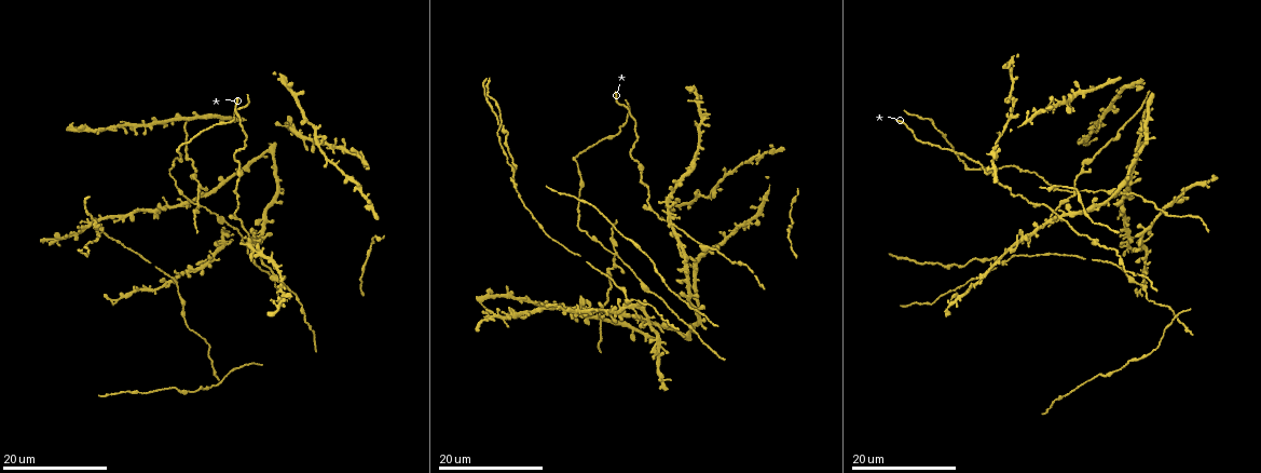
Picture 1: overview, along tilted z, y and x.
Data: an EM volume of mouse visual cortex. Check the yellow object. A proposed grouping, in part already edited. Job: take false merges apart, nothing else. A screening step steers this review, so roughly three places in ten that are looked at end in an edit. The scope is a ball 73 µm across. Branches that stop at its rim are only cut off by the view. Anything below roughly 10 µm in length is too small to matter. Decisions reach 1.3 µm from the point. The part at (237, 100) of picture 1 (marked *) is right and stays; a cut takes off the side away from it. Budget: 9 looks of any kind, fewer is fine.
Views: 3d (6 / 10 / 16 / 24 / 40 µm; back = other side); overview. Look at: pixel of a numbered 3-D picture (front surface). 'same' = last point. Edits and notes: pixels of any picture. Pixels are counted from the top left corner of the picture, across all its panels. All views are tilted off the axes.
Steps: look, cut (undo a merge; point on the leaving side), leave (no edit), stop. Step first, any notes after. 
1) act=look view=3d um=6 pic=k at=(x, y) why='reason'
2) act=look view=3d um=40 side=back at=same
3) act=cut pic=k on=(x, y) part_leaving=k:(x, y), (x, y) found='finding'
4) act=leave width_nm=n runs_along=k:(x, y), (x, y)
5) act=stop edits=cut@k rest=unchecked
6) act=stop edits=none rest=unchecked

act=look view=3d um=16 pic=1 at=(669, 222)

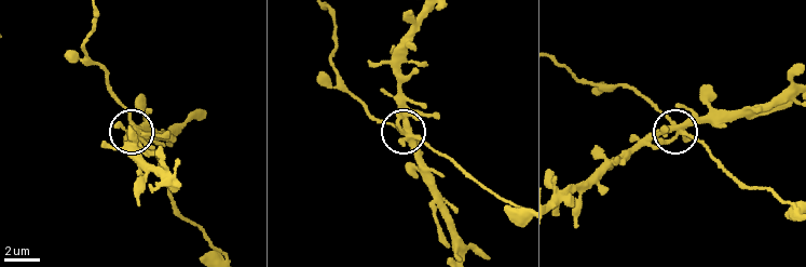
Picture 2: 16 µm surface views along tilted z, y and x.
act=look view=3d um=6 pic=2 at=(676, 138)

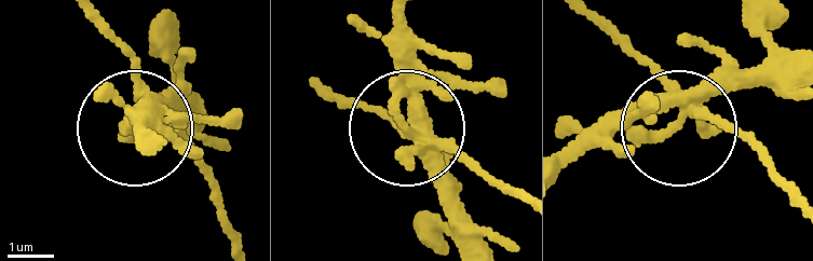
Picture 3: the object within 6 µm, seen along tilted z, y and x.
act=leave side_arm_um=34 runs_along=3:(580, 10), (685, 119), (648, 142), (571, 139) found='all the same neuron'

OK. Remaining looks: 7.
act=look view=3d um=24 pic=1 at=(98, 235) why='three arms meet'

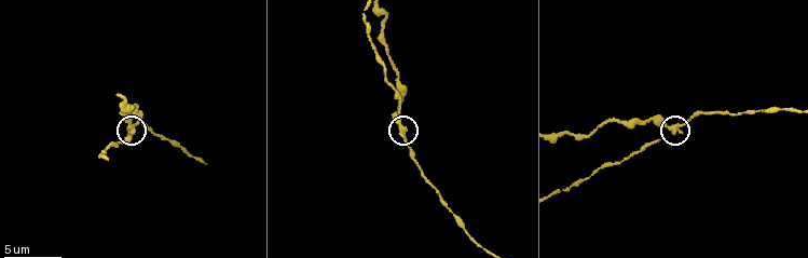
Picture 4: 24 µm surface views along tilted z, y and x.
act=look view=3d um=6 pic=4 at=(401, 129)

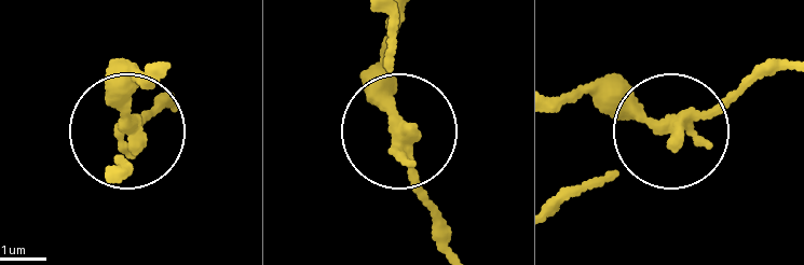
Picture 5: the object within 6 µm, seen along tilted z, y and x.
act=cut pic=5 on=(119, 70) arms=3 part_leaving=5:(672, 116), (560, 96) found='two neurons meet here'

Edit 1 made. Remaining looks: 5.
act=look view=3d um=16 pic=1 at=(1073, 190) why='four-way junction'

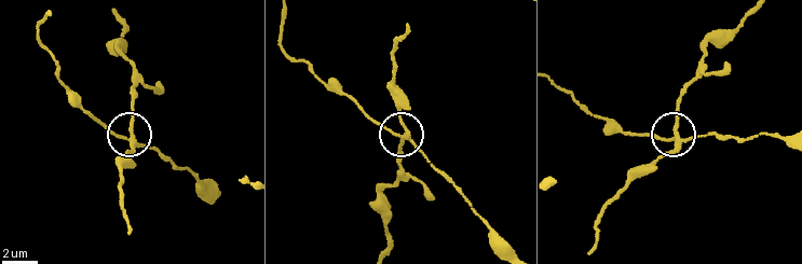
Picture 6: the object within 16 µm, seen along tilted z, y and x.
act=look view=3d um=10 pic=6 at=(404, 138)

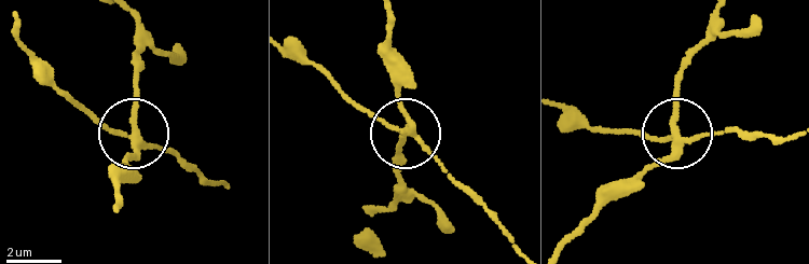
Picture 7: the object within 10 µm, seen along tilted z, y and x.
act=cut pic=7 on=(125, 161) arms=4 part_leaving=7:(137, 136), (136, 18) found='a second neuron is stuck on'

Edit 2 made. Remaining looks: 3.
act=look view=overview why='redraw'

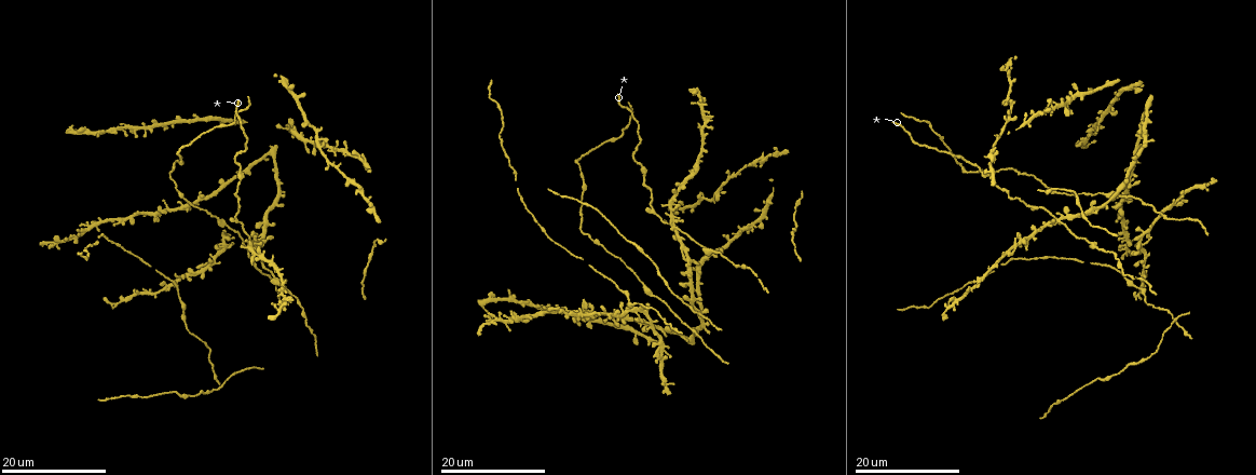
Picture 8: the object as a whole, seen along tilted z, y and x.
act=look view=3d um=24 pic=8 at=(169, 285) why='three arms meet'

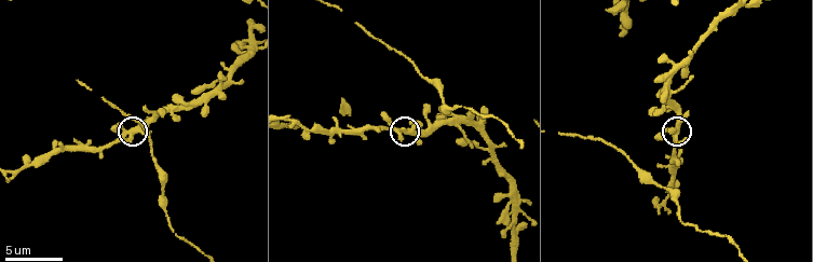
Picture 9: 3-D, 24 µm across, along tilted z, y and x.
act=look view=3d um=10 pic=9 at=(129, 134)

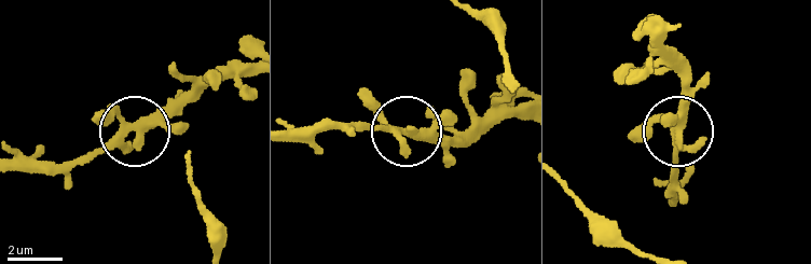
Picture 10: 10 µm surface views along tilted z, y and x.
act=leave found='continuous, no second neuron'

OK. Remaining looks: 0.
act=stop edits=cut@5,cut@7 rest=unchecked

